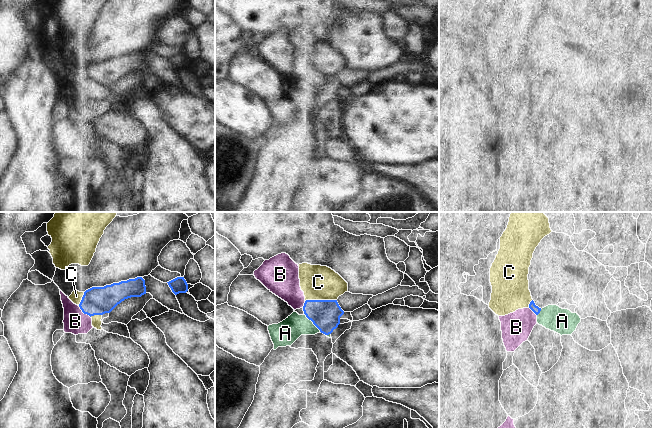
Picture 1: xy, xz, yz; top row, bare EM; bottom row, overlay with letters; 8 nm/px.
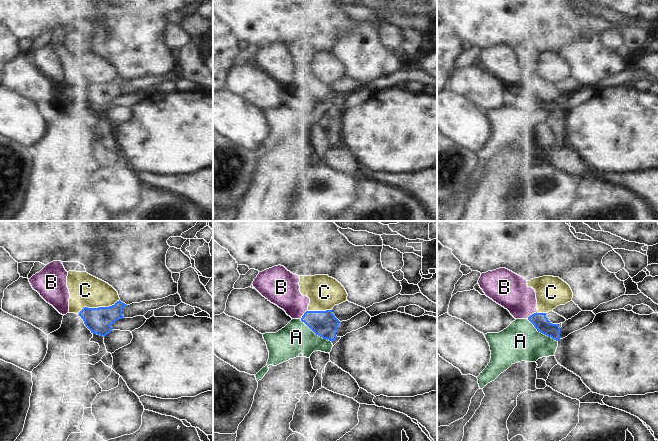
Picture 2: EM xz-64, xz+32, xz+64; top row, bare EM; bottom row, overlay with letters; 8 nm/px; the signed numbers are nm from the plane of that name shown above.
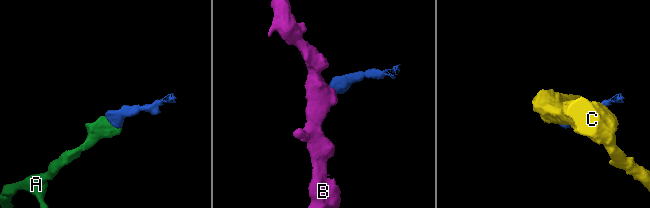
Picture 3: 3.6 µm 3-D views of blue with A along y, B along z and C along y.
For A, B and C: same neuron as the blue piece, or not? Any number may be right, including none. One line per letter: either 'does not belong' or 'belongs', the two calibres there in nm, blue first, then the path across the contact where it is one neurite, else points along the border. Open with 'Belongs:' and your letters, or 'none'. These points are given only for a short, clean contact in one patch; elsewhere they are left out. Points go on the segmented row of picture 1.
Belongs: A
A: belongs; 240 nm thick on the blue side, 200 nm on the other; runs through xz (325, 314), (313, 323), (295, 325), (285, 333)
B: does not belong; 220 nm thick on the blue side, 190 nm on the other; border along xy (78, 306), (90, 317)
C: does not belong; 240 nm thick on the blue side, 280 nm on the other; border along xz (336, 299), (307, 299), (305, 301)

